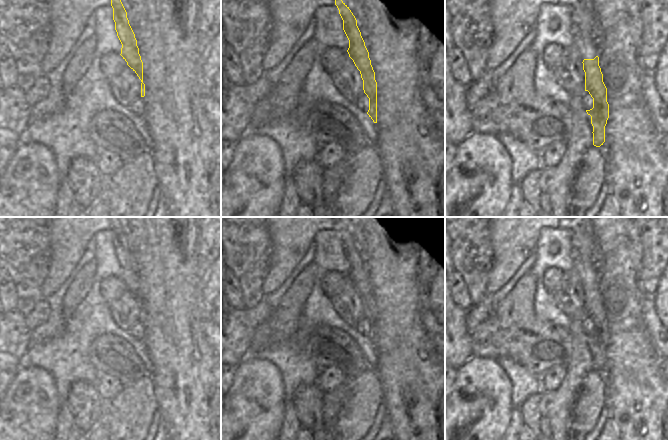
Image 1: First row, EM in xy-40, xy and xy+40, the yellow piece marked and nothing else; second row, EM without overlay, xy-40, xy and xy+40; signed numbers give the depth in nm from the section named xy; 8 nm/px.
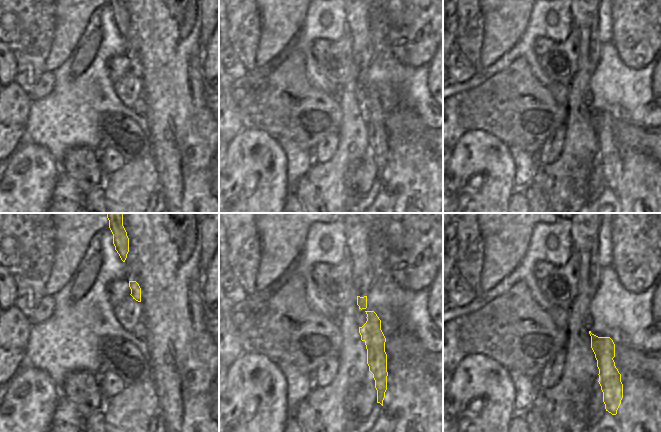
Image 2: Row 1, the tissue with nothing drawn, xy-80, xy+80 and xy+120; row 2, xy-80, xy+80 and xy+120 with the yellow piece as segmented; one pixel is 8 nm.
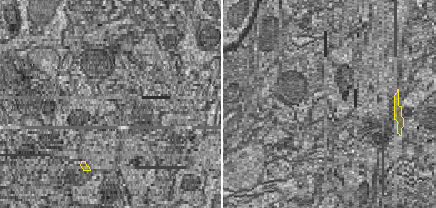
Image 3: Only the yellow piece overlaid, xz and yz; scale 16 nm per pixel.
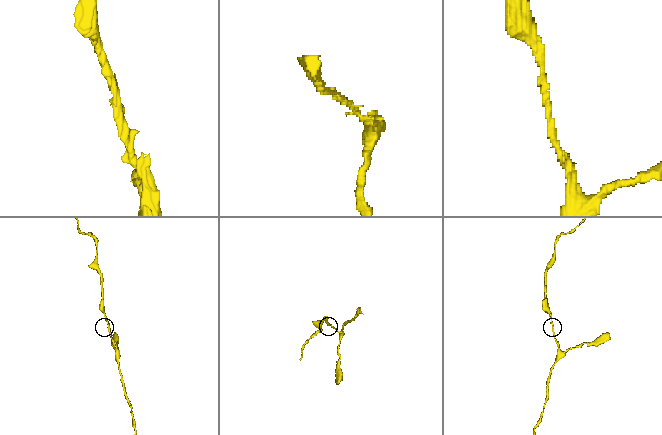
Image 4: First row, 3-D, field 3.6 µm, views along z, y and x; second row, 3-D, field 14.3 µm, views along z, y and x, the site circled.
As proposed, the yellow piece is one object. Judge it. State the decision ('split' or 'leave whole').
leave whole

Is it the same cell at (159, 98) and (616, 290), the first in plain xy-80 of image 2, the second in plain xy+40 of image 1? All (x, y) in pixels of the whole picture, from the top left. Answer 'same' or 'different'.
same

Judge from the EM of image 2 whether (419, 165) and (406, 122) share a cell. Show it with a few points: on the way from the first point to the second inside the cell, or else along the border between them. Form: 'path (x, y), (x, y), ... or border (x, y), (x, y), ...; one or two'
path (409, 154), (406, 133); one

